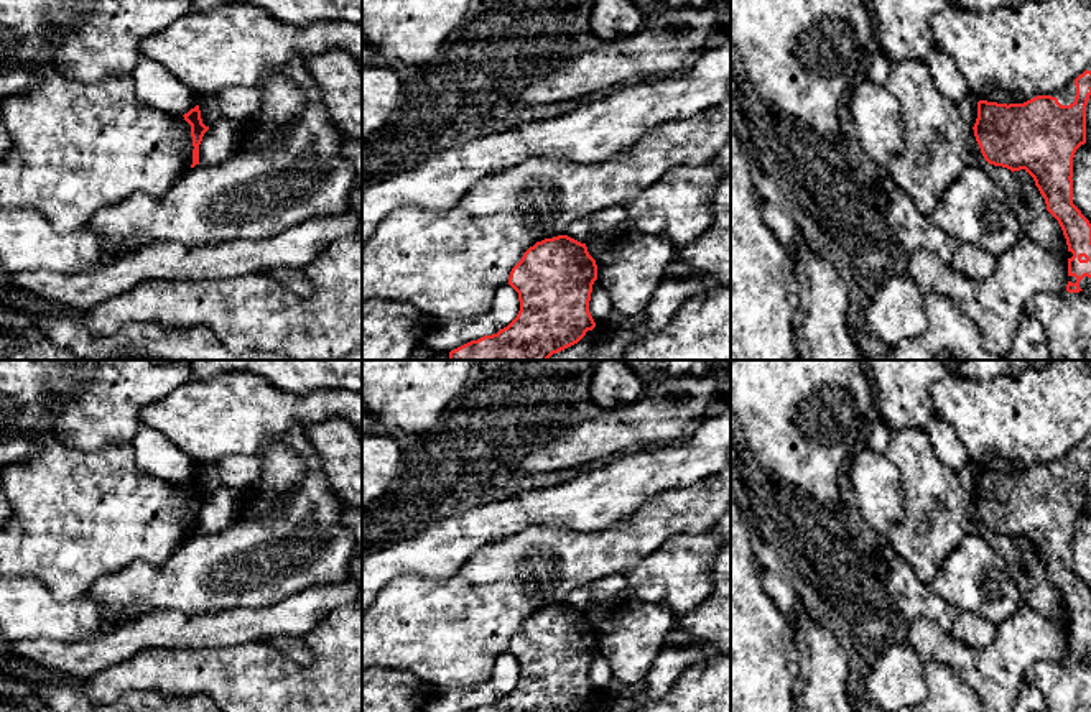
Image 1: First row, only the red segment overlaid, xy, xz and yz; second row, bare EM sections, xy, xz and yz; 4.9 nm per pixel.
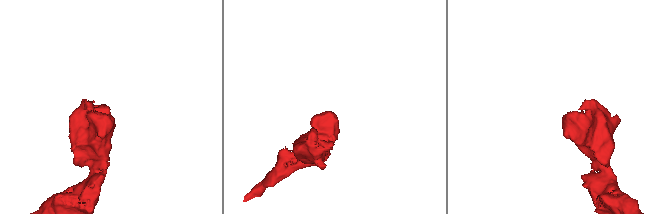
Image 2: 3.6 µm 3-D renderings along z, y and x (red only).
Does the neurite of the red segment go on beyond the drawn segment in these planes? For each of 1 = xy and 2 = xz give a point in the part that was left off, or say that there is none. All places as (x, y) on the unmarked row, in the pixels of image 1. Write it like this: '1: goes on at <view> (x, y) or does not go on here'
1: does not go on here
2: does not go on here

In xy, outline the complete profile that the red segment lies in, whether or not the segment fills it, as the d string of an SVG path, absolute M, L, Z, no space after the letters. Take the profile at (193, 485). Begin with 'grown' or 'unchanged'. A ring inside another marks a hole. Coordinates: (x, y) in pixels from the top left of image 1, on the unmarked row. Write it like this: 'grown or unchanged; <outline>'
unchanged; M199 474L191 477L183 485L191 493L191 505L193 505L193 515L194 515L191 536L194 536L196 533L199 533L199 513L202 510L204 502L209 498L209 495L202 492Z

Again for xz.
unchanged; M568 603L536 610L523 622L508 645L508 653L518 661L517 686L497 702L467 712L578 712L587 699L596 696L589 681L596 648L597 633L586 612Z

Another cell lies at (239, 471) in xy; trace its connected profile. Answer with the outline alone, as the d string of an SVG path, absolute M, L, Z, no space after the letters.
M232 454L216 465L222 487L244 490L255 483L263 470L263 459L258 454Z

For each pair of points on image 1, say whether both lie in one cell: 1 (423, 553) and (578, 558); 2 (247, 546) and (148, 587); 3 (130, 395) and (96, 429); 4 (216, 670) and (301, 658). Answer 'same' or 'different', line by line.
1: different
2: same
3: same
4: different

